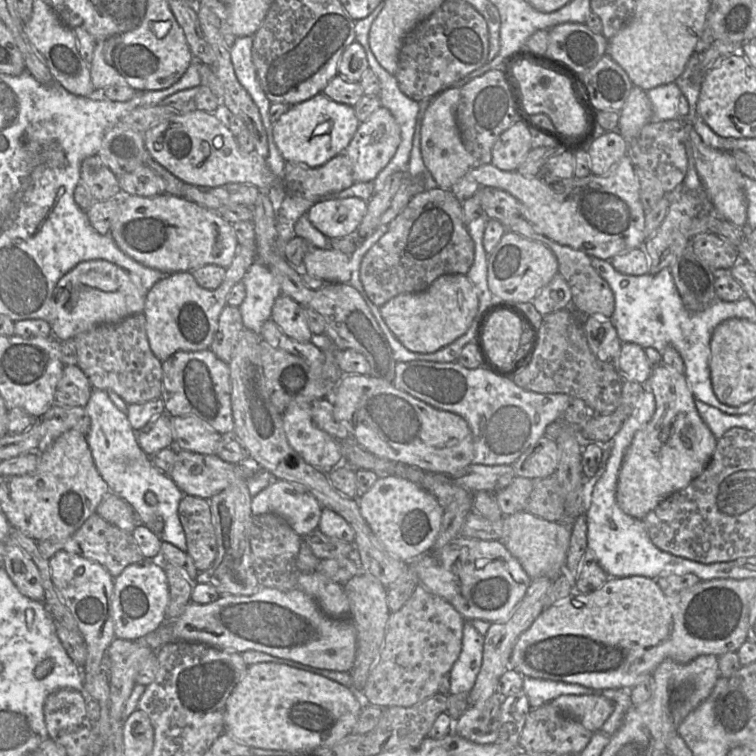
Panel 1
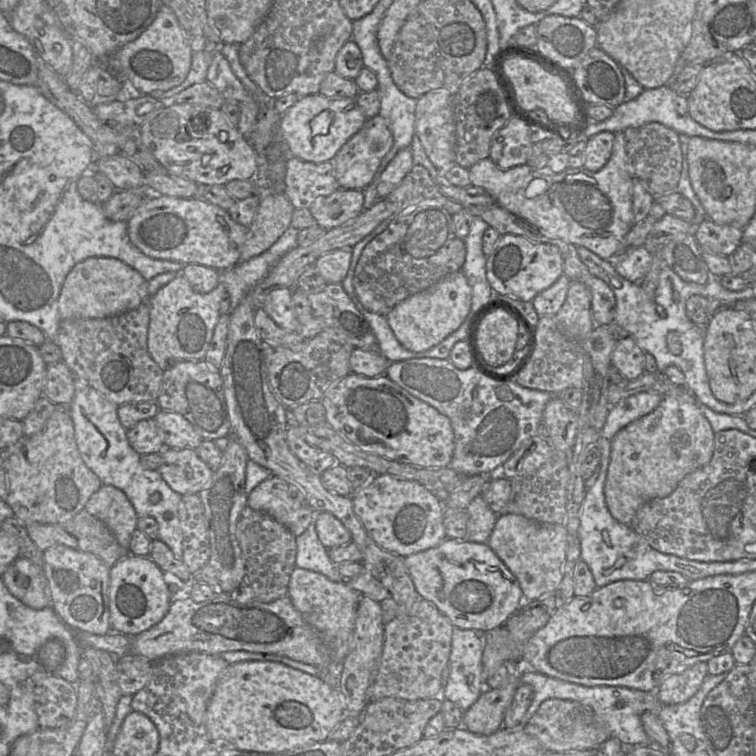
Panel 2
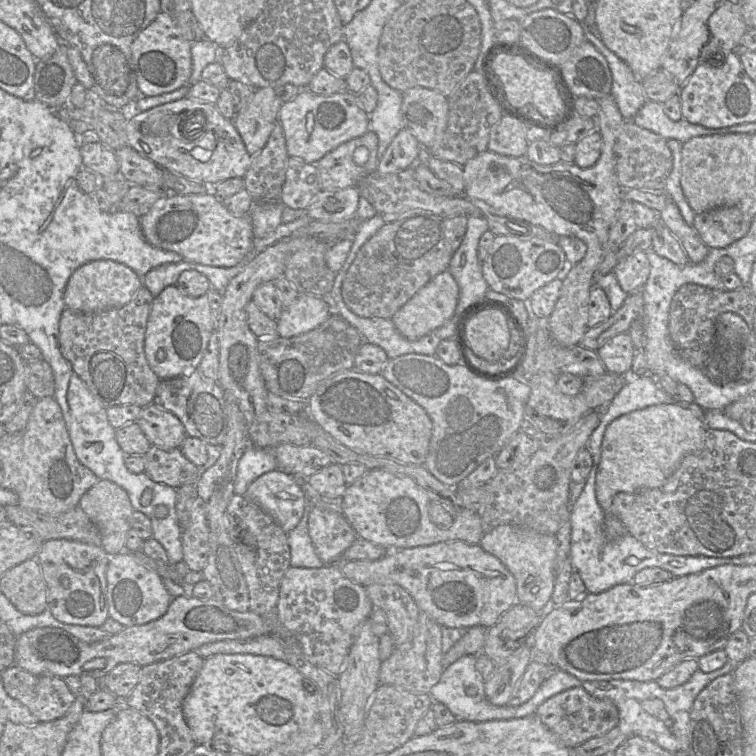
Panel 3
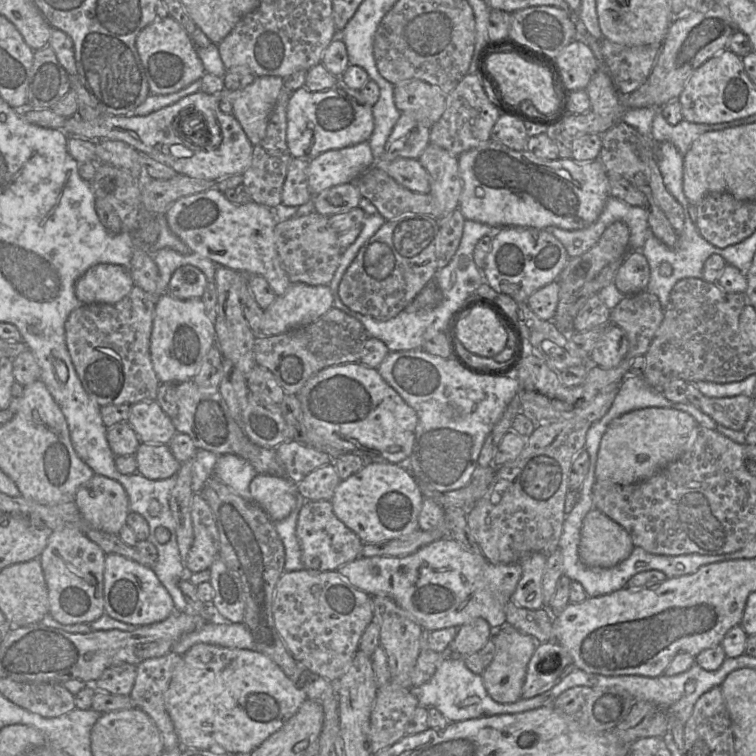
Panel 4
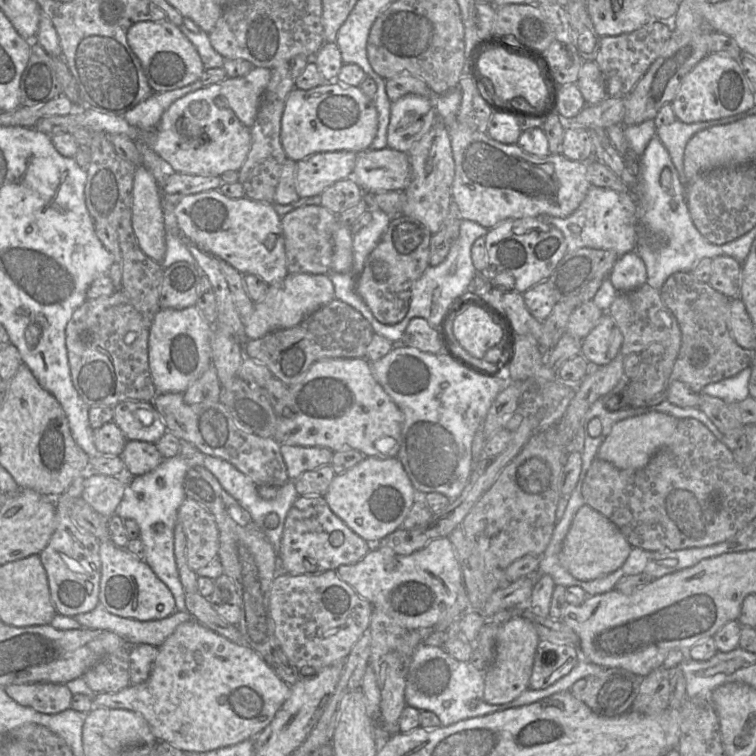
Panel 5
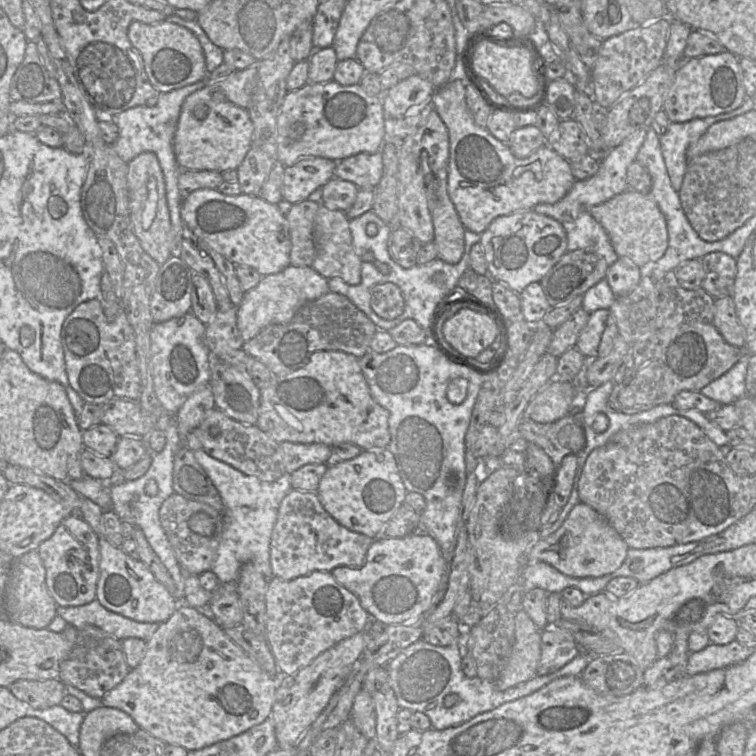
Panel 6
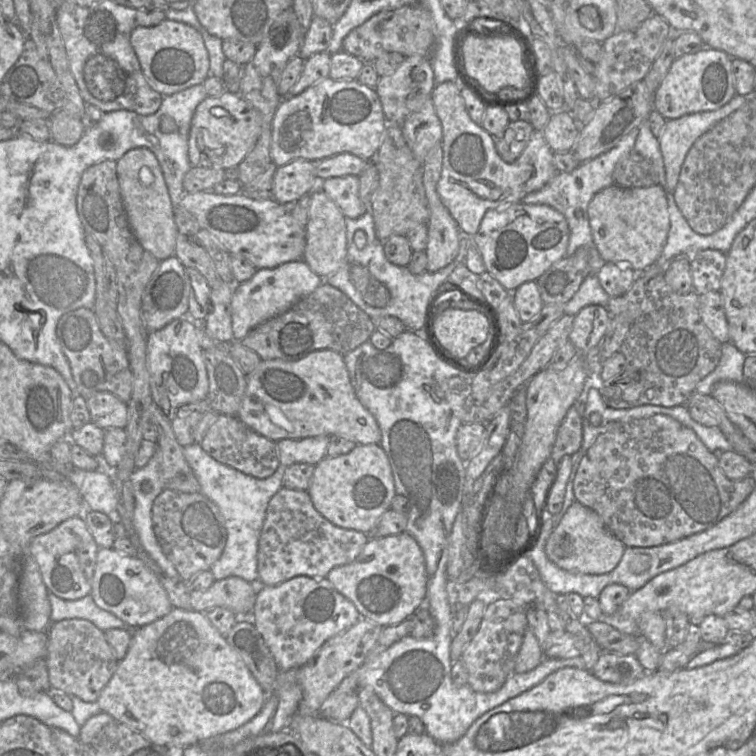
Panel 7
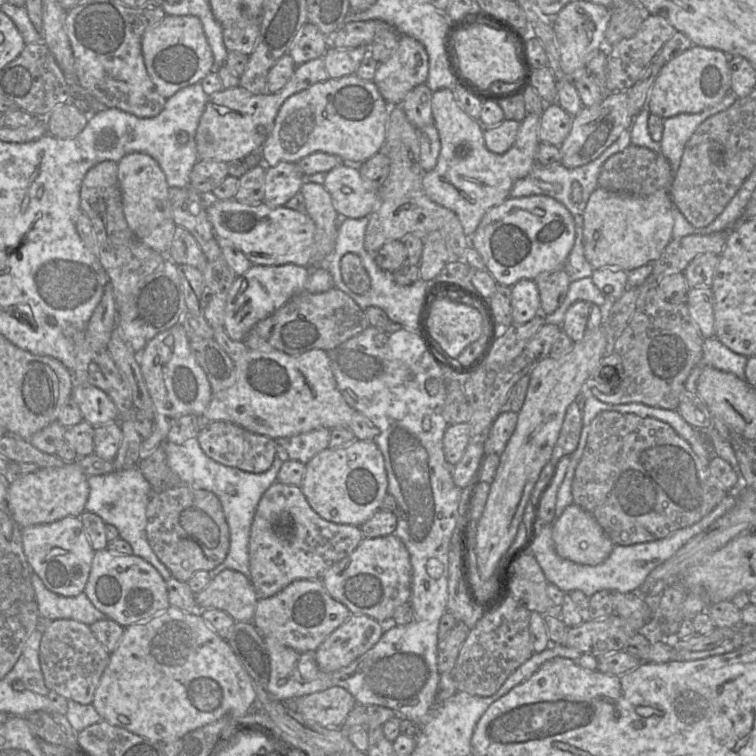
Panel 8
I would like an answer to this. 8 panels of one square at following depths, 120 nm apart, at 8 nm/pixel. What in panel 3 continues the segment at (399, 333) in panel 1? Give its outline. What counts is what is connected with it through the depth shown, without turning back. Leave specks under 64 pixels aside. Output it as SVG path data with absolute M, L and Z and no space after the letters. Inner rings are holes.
M445 270L419 289L391 318L398 332L410 341L415 341L441 327L456 312L460 289L457 281Z

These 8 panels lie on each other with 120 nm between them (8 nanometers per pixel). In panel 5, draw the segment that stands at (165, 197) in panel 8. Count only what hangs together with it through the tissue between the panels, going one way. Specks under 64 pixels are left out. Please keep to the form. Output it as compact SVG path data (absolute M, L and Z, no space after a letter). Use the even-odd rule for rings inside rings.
M143 165L137 166L134 175L132 226L141 250L161 263L166 253L161 192L154 176Z

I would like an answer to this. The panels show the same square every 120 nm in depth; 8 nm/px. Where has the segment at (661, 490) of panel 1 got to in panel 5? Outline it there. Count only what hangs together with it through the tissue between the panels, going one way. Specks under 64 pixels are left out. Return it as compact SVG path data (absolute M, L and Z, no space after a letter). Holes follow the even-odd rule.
M649 412L621 420L613 425L610 434L600 445L596 457L622 470L643 468L655 453L669 442L678 420L661 412ZM584 504L573 518L559 553L559 561L574 578L592 581L619 569L626 562L631 549L632 546L614 523Z

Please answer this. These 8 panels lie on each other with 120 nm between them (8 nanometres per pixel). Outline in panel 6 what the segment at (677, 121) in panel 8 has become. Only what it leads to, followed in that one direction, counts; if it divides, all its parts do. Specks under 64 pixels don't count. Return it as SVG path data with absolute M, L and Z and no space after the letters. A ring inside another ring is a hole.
M746 95L741 106L733 111L717 116L695 118L683 123L670 121L667 131L659 136L659 142L671 185L675 191L679 191L682 187L688 163L686 158L688 146L703 135L712 124L732 119L754 108L754 98Z

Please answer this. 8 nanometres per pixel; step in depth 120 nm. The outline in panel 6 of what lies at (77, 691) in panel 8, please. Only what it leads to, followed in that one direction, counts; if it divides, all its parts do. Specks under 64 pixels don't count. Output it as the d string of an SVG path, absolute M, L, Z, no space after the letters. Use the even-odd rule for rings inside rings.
M93 625L77 628L77 640L60 664L58 679L64 685L72 685L91 697L101 699L106 692L122 682L131 670L126 662L121 641Z

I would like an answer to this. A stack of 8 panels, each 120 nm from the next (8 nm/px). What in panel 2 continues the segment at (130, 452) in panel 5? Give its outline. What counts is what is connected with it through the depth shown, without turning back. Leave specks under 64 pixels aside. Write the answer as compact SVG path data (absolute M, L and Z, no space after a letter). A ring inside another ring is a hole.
M164 448L161 451L162 464L158 472L169 487L180 495L198 494L208 481L211 480L214 471L203 462L194 449Z

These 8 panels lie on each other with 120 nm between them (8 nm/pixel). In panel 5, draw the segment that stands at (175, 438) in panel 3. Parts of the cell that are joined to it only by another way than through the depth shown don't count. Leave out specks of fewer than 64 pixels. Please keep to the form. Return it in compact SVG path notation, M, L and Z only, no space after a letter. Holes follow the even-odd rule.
M126 400L113 407L113 420L127 440L156 443L168 430L153 402Z

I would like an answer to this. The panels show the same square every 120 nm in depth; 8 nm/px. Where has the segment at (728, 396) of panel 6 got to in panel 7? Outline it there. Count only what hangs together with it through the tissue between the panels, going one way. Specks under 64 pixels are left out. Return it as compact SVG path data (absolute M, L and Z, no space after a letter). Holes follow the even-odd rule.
M731 342L721 345L721 357L715 369L698 382L695 391L711 395L712 388L719 381L743 383L743 367L746 355Z

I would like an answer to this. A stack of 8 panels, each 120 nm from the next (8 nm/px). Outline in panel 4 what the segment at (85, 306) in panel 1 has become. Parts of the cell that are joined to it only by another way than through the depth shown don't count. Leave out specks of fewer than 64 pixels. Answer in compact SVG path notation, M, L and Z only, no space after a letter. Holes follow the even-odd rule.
M98 264L78 279L75 295L82 304L115 304L126 297L133 287L127 268Z

